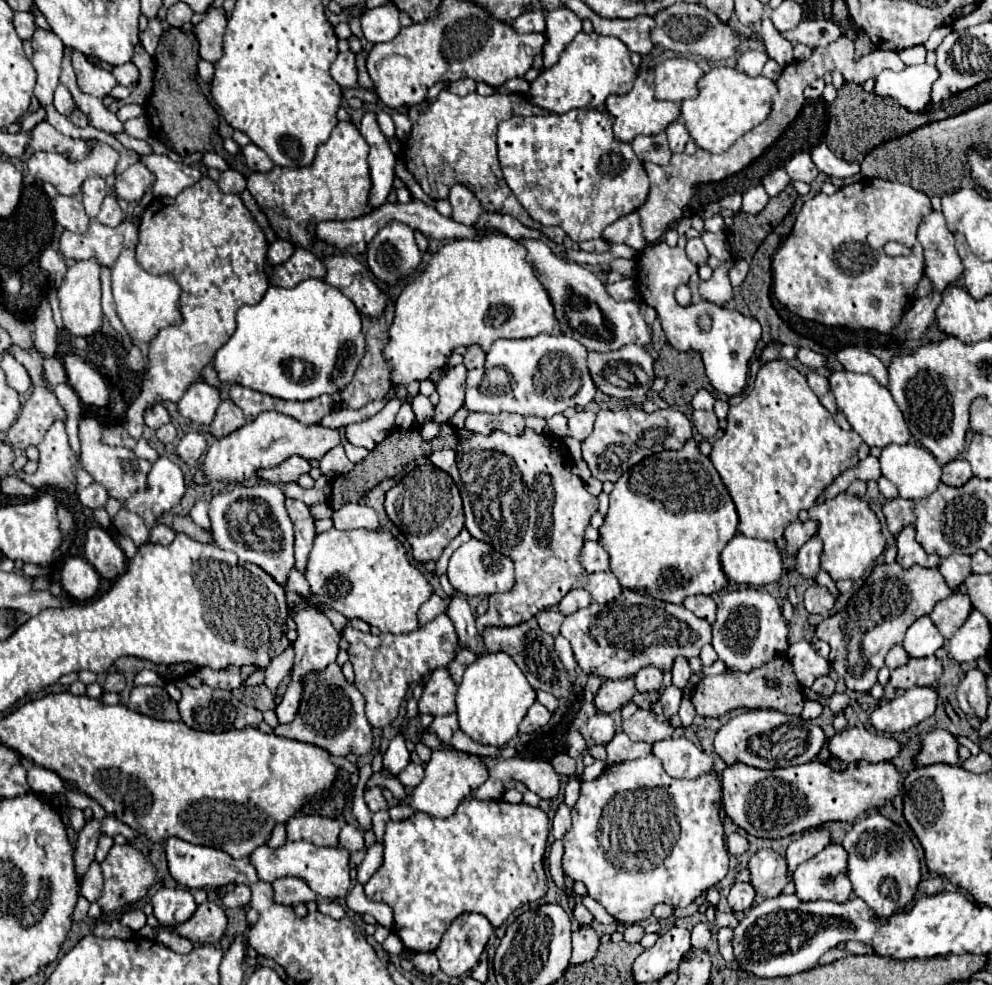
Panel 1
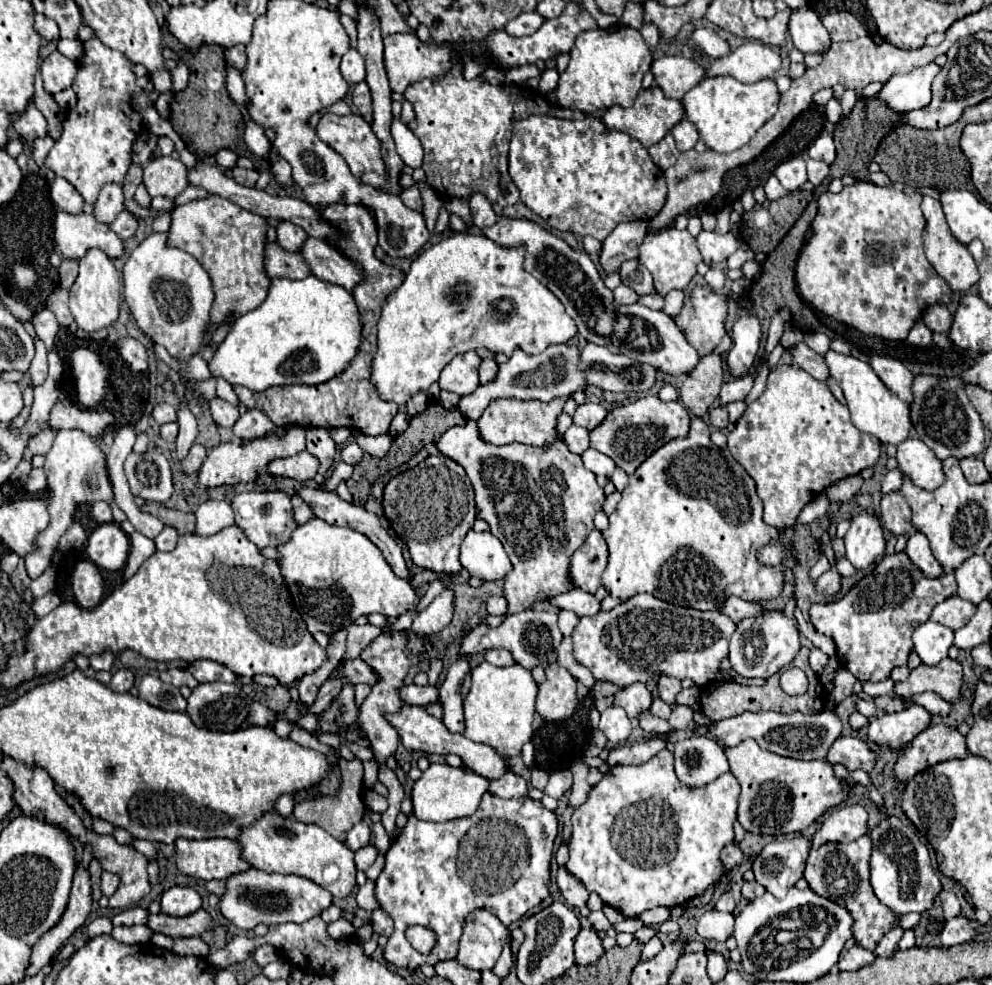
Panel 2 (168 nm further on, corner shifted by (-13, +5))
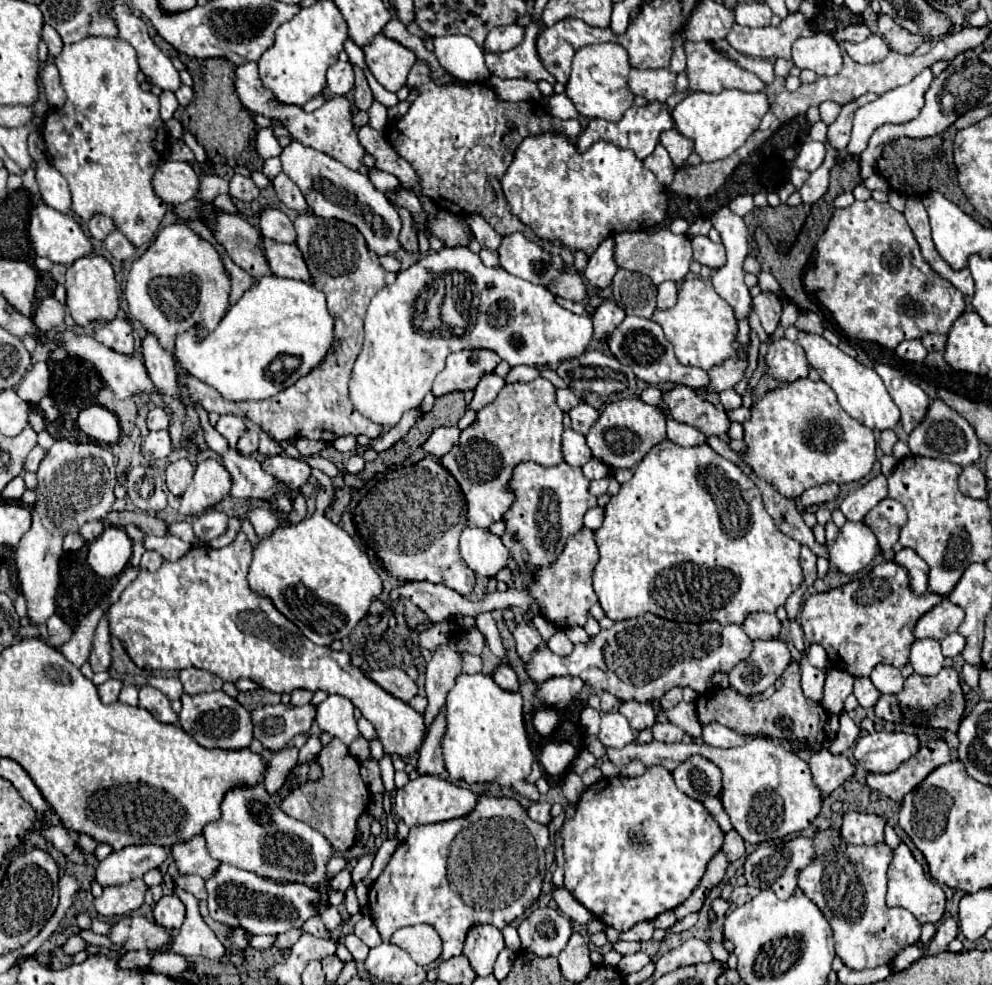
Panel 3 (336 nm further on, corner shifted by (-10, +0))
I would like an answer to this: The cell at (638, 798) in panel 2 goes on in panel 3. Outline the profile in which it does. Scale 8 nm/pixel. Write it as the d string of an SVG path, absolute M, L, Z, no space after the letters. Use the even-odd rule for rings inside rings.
M652 766L646 768L646 772L638 778L626 778L626 776L616 776L616 778L602 778L596 784L588 786L578 804L576 804L576 814L572 820L566 820L562 824L562 838L564 838L564 888L570 890L570 894L582 904L586 906L598 920L602 920L606 926L618 930L618 932L626 932L630 930L634 924L644 922L644 920L654 920L658 914L674 910L676 906L680 906L690 894L692 890L698 886L698 882L702 880L704 872L706 872L706 864L710 862L710 858L722 848L724 842L724 832L720 830L720 826L714 822L714 818L710 816L710 812L698 802L688 798L684 792L680 792L672 780L672 774L664 768L664 766Z

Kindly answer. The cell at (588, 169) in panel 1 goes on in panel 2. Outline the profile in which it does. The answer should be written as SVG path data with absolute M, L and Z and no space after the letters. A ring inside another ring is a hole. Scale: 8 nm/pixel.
M531 115L515 123L509 149L509 175L521 191L523 203L559 231L591 235L599 241L615 229L617 223L655 217L667 197L663 171L653 163L649 151L623 131L607 131L603 119L587 115L581 121L567 121L551 115Z

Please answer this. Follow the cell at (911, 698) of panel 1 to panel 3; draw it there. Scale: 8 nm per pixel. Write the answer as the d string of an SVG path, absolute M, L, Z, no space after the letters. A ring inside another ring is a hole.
M874 732L858 740L854 758L872 774L894 772L904 760L918 752L918 738L904 732Z

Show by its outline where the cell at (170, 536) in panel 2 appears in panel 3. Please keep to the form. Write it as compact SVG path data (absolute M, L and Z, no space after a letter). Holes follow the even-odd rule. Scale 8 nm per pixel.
M146 550L144 554L142 554L142 560L140 560L140 568L142 570L150 570L150 572L156 572L160 566L162 566L162 556L158 554L158 552L154 552L154 550Z

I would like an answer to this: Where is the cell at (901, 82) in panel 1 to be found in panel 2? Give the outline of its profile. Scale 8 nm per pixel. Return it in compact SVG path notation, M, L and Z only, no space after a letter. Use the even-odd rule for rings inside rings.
M929 63L905 75L893 75L879 91L879 99L885 99L891 109L901 113L921 109L931 101L931 83L939 71L937 63Z

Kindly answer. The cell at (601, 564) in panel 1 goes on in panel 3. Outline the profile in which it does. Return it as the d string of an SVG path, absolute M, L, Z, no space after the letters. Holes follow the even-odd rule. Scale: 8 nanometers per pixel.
M582 528L576 536L570 536L562 554L548 566L536 572L534 582L530 584L530 594L538 602L540 614L554 624L556 628L574 628L584 626L588 620L588 610L598 602L598 596L592 588L592 572L598 564L598 548L594 534L588 528Z

